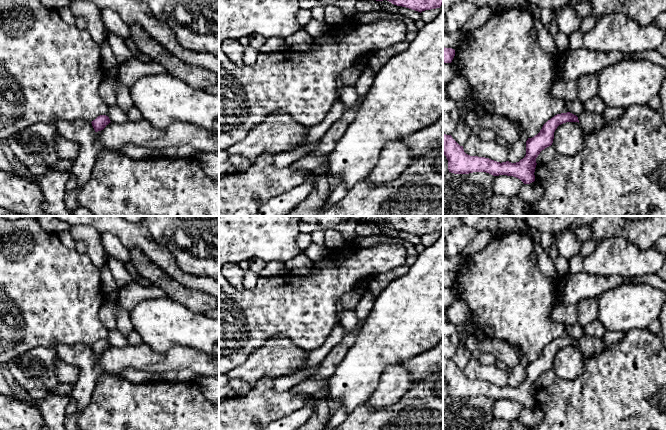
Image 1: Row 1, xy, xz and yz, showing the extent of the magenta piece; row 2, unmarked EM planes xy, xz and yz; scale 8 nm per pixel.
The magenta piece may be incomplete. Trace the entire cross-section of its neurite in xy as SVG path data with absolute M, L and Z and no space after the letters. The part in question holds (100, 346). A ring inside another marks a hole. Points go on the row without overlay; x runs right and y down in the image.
M100 339L95 344L93 344L91 347L92 347L92 350L95 356L98 356L98 355L103 354L110 346L111 345L108 340Z

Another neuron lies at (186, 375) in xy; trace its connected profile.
M190 369L180 371L170 371L156 374L154 380L158 382L190 382L196 377L196 374Z

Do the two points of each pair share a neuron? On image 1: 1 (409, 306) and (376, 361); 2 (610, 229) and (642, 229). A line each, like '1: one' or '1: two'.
1: one
2: one

